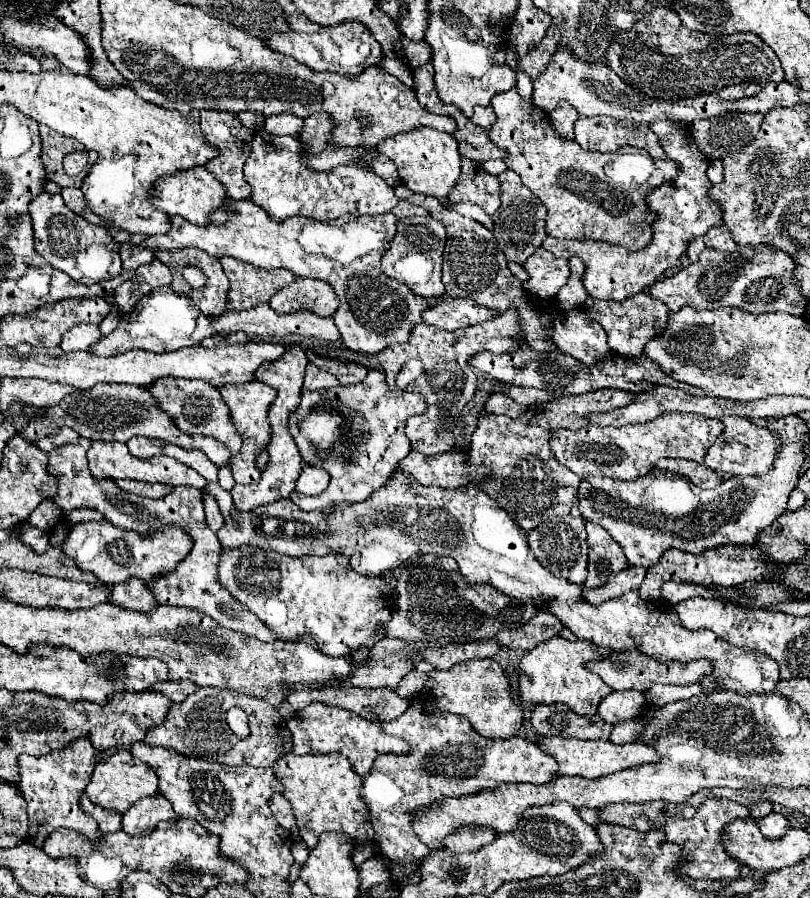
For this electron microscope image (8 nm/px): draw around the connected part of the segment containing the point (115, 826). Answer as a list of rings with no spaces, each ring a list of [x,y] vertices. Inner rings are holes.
[[[86,794],[80,798],[80,806],[82,806],[84,814],[90,814],[98,822],[98,828],[102,834],[112,834],[112,832],[118,832],[122,828],[122,816],[118,812],[100,808],[98,804],[90,802],[90,798]]]

